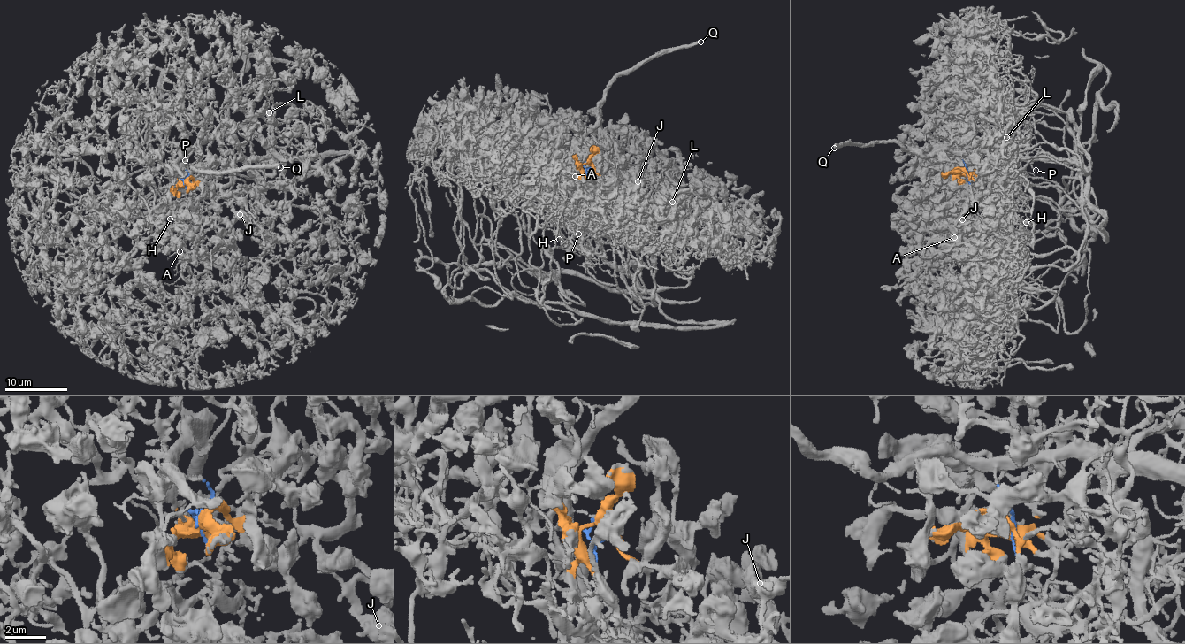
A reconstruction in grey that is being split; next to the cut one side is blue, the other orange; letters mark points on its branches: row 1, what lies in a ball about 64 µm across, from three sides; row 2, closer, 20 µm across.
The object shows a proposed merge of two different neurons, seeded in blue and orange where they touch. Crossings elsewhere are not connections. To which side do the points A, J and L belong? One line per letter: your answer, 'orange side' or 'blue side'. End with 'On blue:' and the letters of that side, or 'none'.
A: orange side
J: orange side
L: orange side
On blue: none

